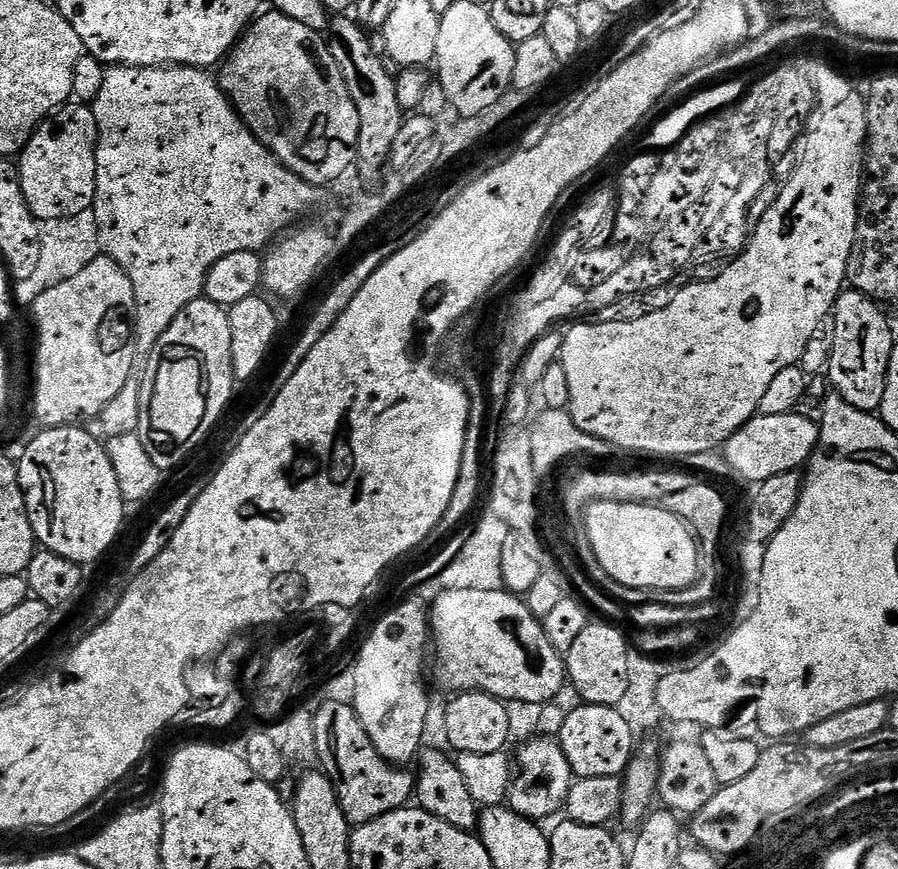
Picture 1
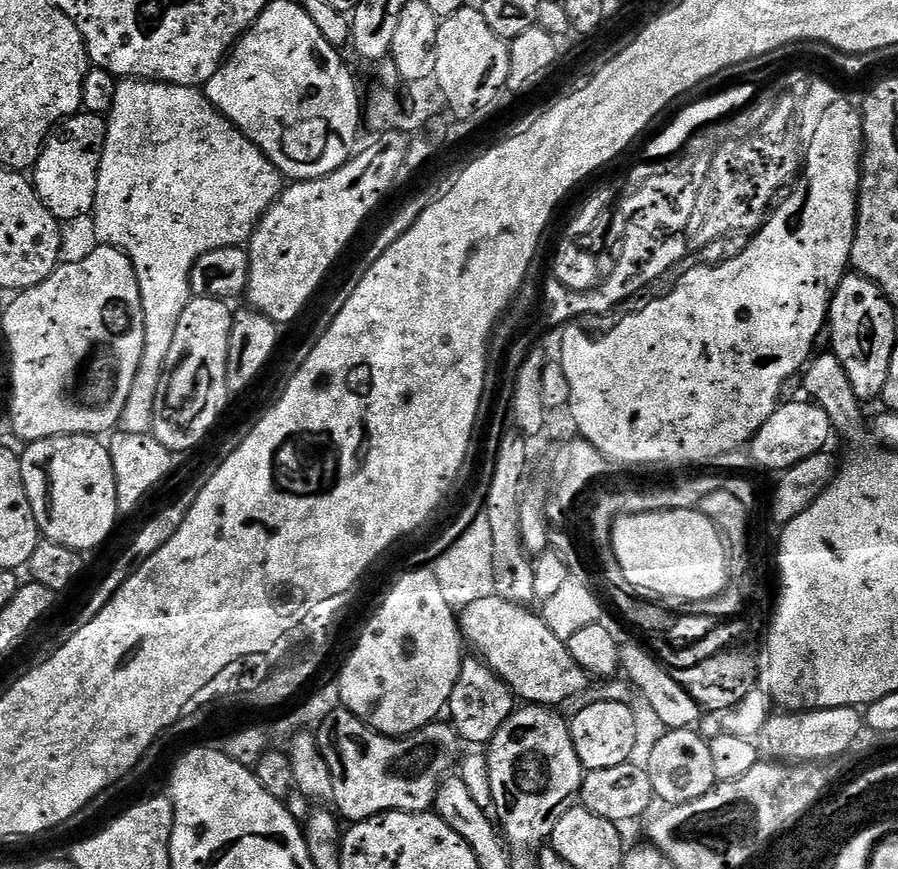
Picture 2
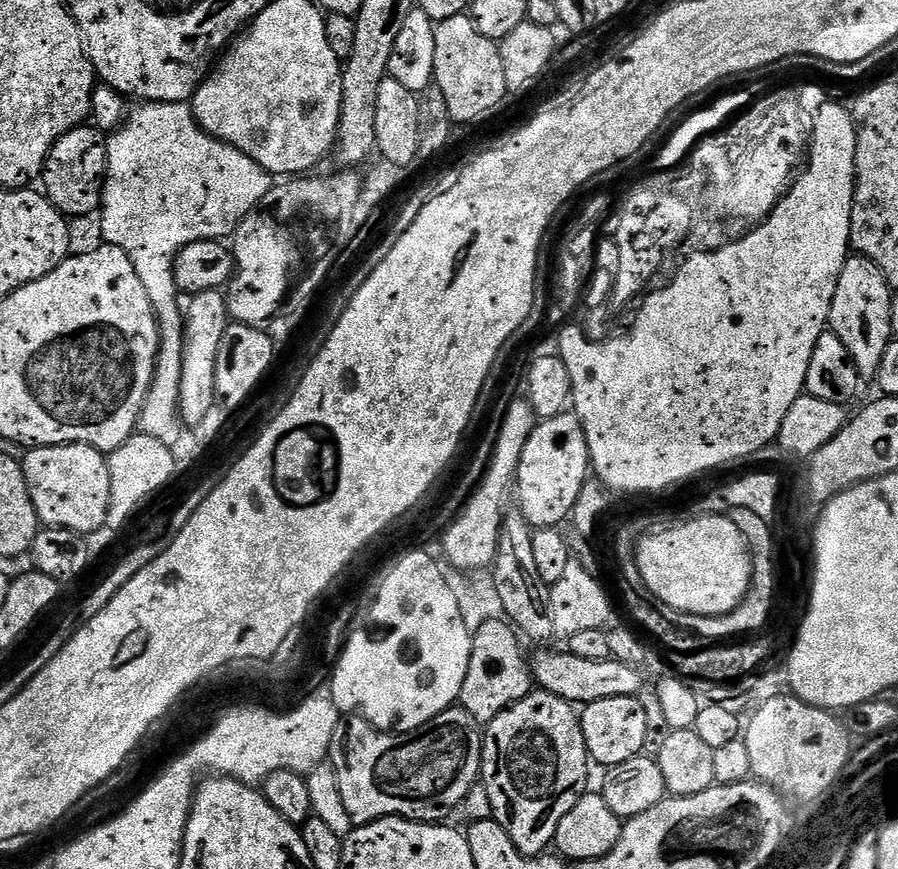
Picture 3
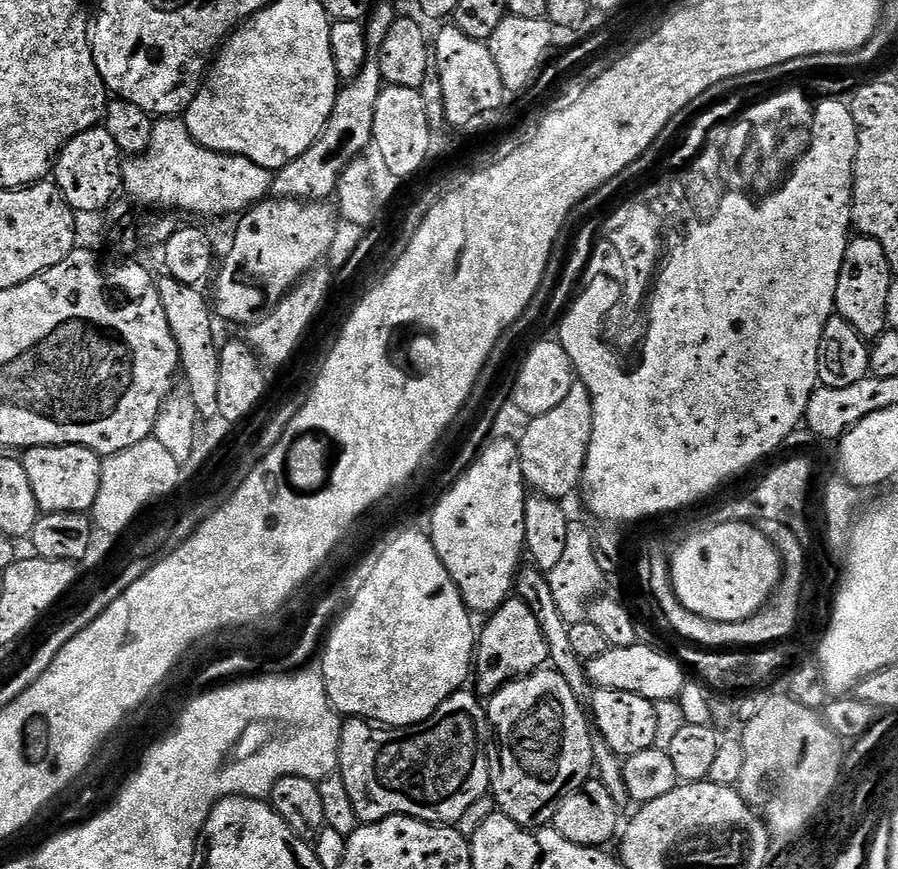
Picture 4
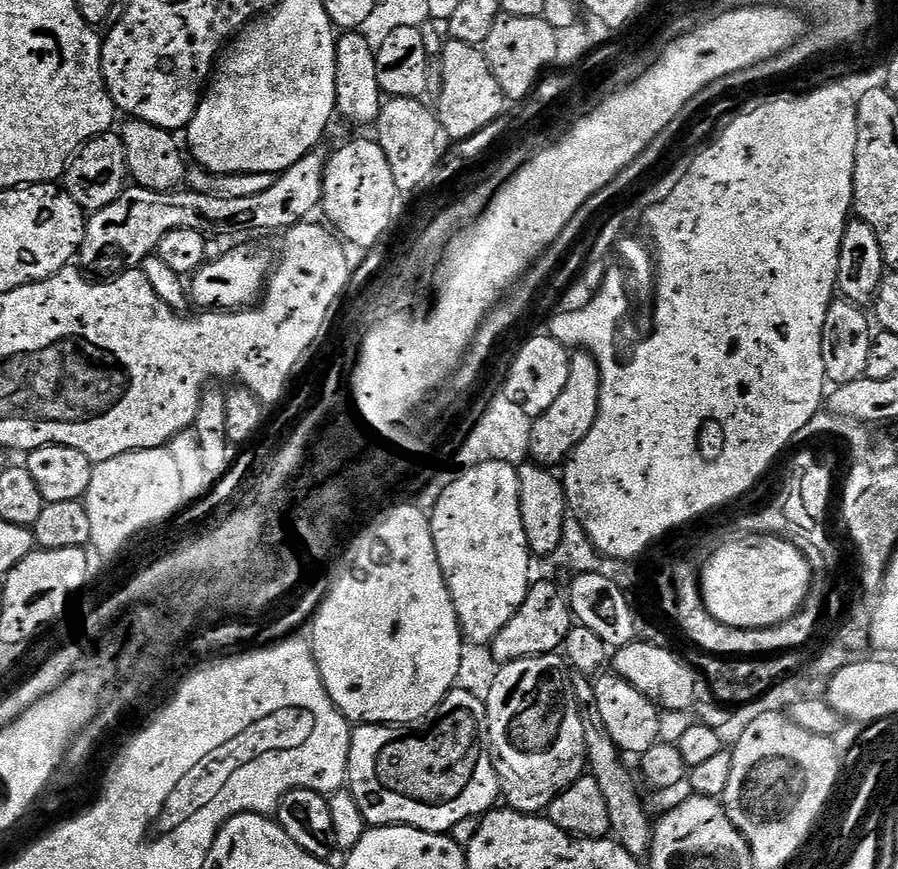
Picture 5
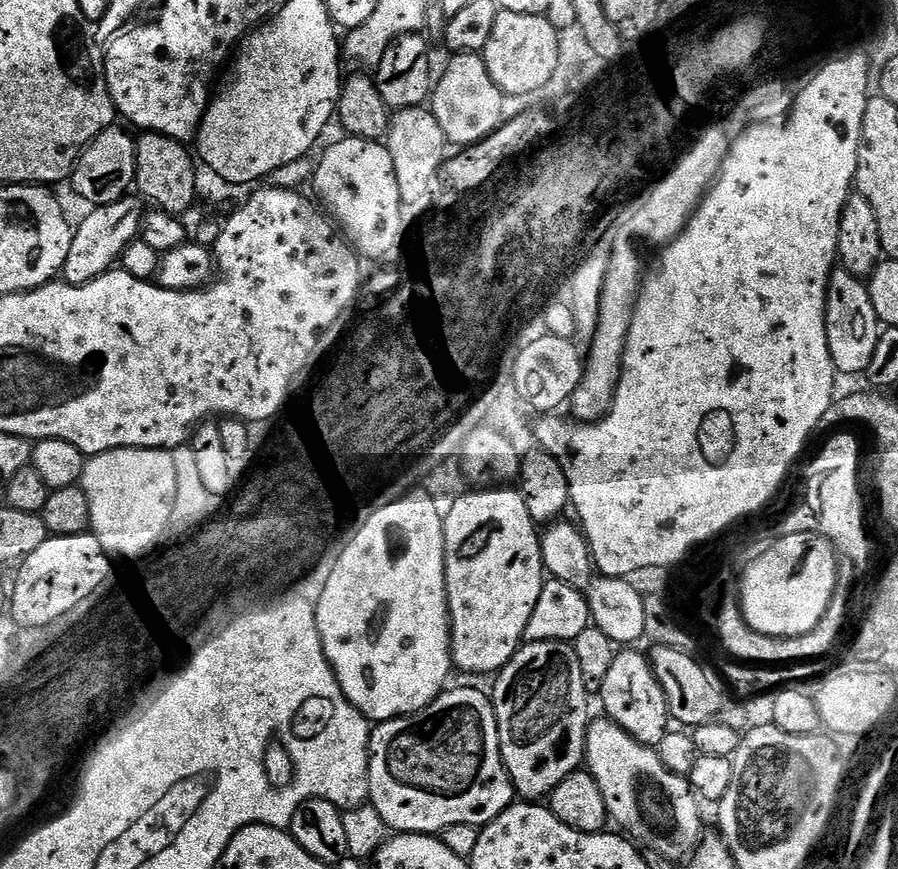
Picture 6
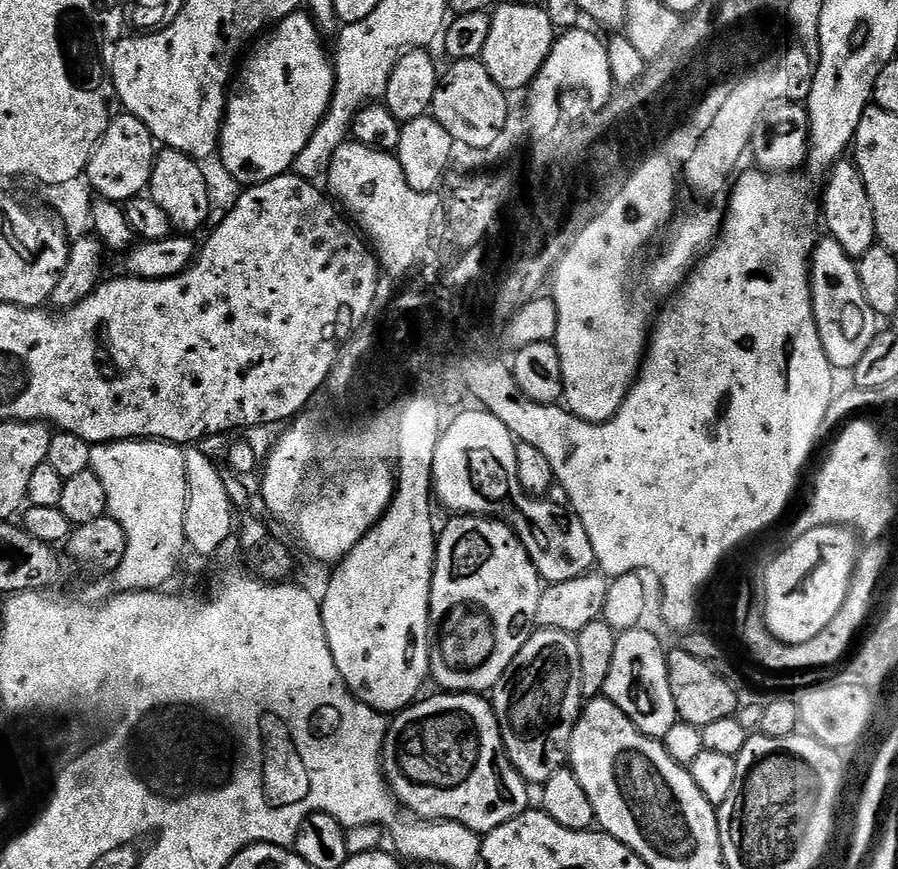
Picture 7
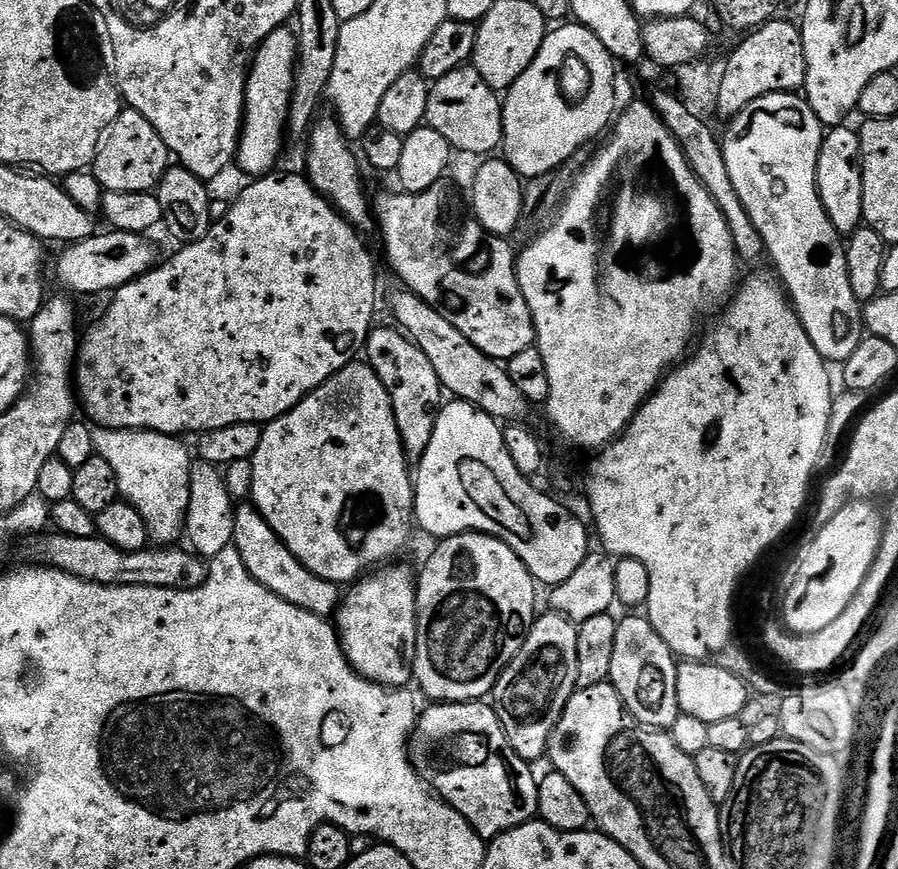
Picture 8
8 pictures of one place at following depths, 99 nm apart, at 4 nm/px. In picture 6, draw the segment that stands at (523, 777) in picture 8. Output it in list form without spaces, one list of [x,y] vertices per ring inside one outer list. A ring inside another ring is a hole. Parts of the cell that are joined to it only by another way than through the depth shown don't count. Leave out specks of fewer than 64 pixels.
[[[452,688],[441,692],[440,697],[426,706],[415,716],[400,716],[396,720],[385,720],[377,723],[371,729],[368,738],[368,800],[381,815],[382,822],[387,824],[393,833],[418,832],[421,834],[443,834],[448,828],[459,824],[483,826],[490,823],[498,814],[502,814],[514,802],[514,789],[512,780],[508,777],[506,766],[502,762],[500,753],[500,735],[498,734],[498,722],[492,709],[492,701],[487,691],[479,692],[476,688]]]

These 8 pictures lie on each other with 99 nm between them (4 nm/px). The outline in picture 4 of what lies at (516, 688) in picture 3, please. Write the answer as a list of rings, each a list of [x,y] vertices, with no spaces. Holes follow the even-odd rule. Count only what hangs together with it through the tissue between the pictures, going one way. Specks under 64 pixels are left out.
[[[509,598],[504,605],[487,617],[488,620],[478,632],[476,655],[474,657],[475,691],[481,697],[491,698],[500,688],[513,680],[520,680],[531,672],[539,672],[549,663],[546,638],[534,610],[526,601]]]

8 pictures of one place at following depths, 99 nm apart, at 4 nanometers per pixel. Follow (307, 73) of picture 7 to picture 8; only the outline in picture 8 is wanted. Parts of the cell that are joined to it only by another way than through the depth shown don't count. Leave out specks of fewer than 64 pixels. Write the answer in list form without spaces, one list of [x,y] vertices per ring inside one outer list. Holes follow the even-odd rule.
[[[291,27],[274,30],[256,49],[248,69],[248,85],[244,91],[244,126],[240,129],[240,145],[235,163],[240,164],[248,178],[269,175],[285,147],[284,133],[288,127],[288,109],[296,86],[298,36]]]

